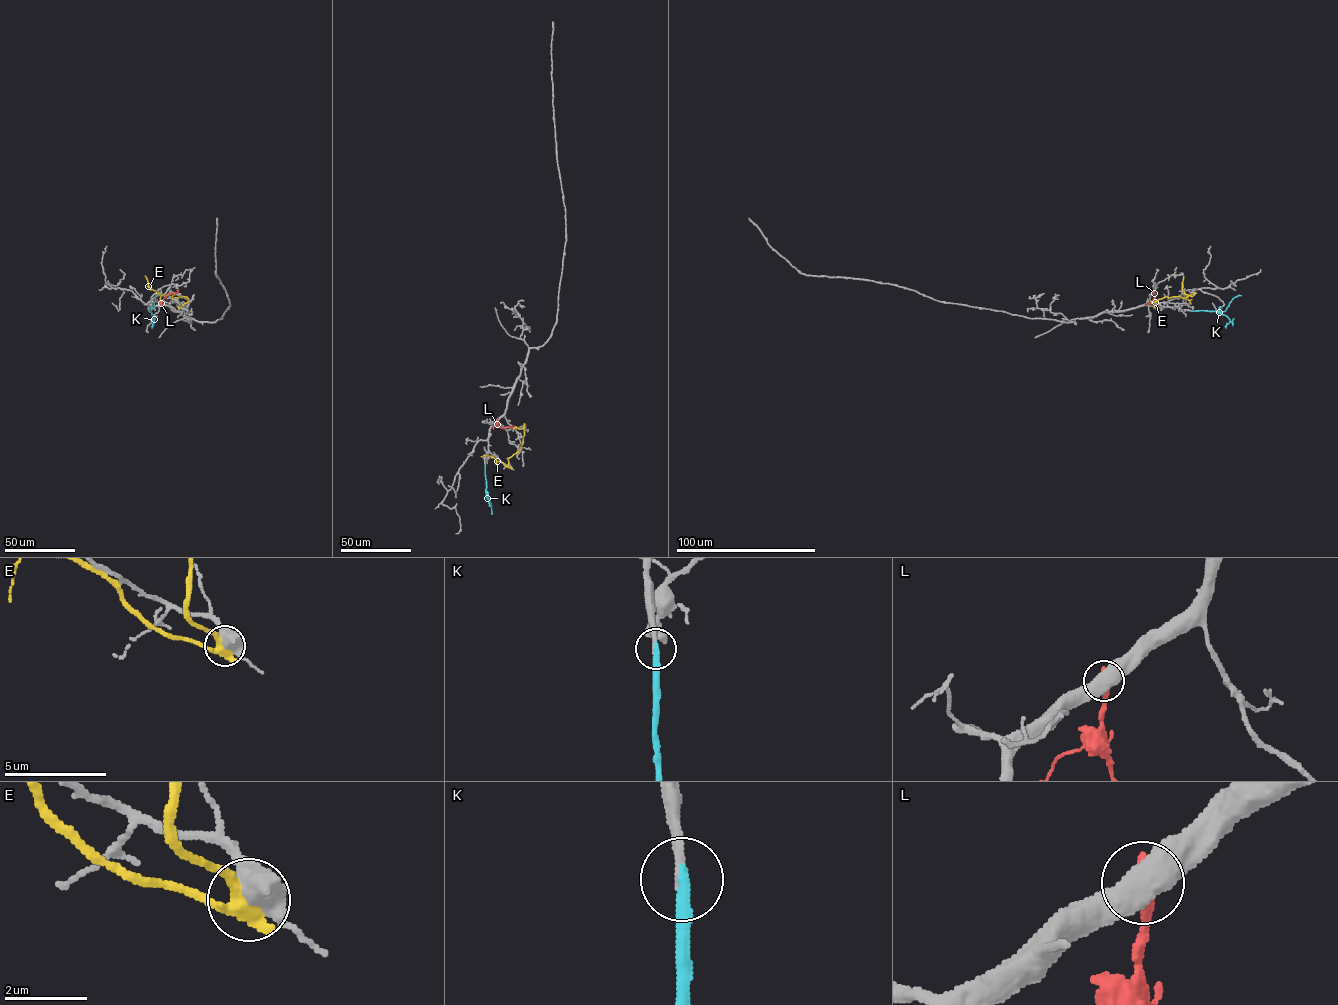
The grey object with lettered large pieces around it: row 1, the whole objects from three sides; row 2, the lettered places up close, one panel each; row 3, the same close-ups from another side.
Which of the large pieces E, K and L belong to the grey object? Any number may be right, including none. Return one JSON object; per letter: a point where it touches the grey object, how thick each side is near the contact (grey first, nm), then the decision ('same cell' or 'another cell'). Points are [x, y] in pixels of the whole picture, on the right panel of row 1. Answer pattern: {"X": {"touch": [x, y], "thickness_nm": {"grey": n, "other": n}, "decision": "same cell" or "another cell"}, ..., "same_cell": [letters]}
{"E": {"touch": [1195, 293], "thickness_nm": {"grey": 550, "other": 360}, "decision": "another cell"}, "K": {"touch": [1191, 311], "thickness_nm": {"grey": 280, "other": 320}, "decision": "same cell"}, "L": {"touch": [1146, 304], "thickness_nm": {"grey": 550, "other": 280}, "decision": "another cell"}, "same_cell": ["K"]}

